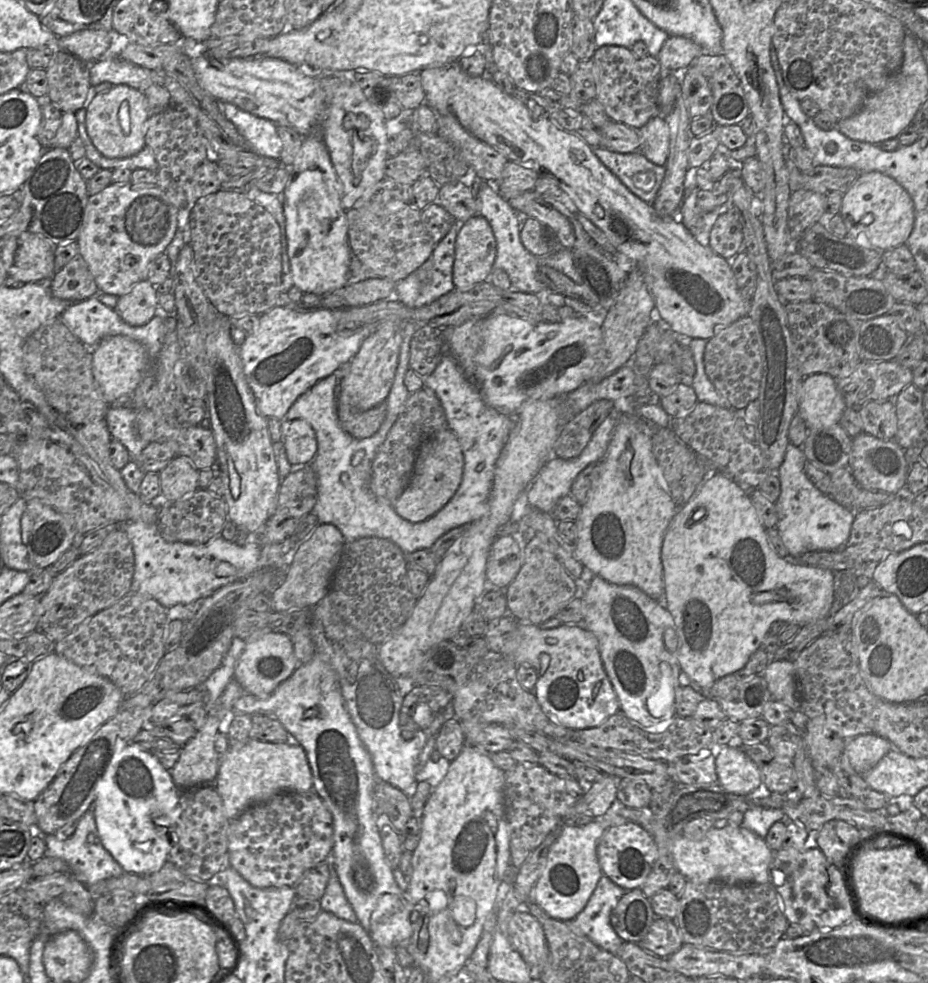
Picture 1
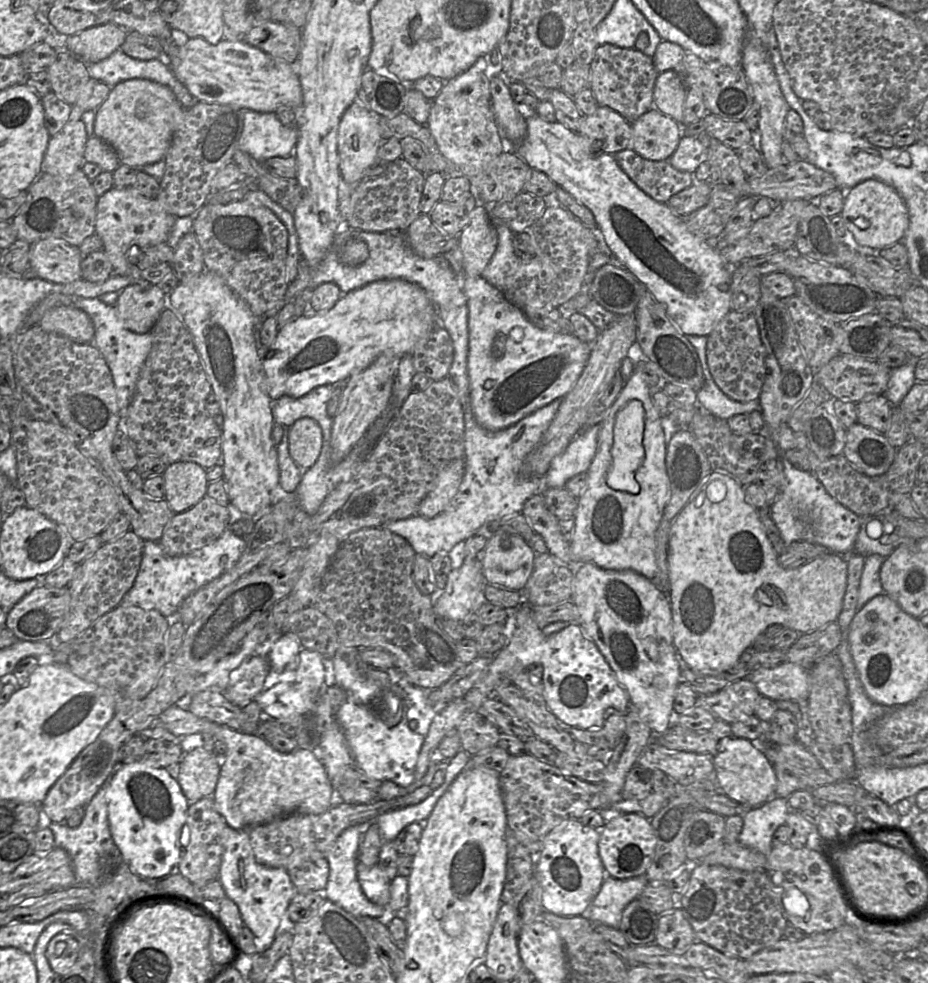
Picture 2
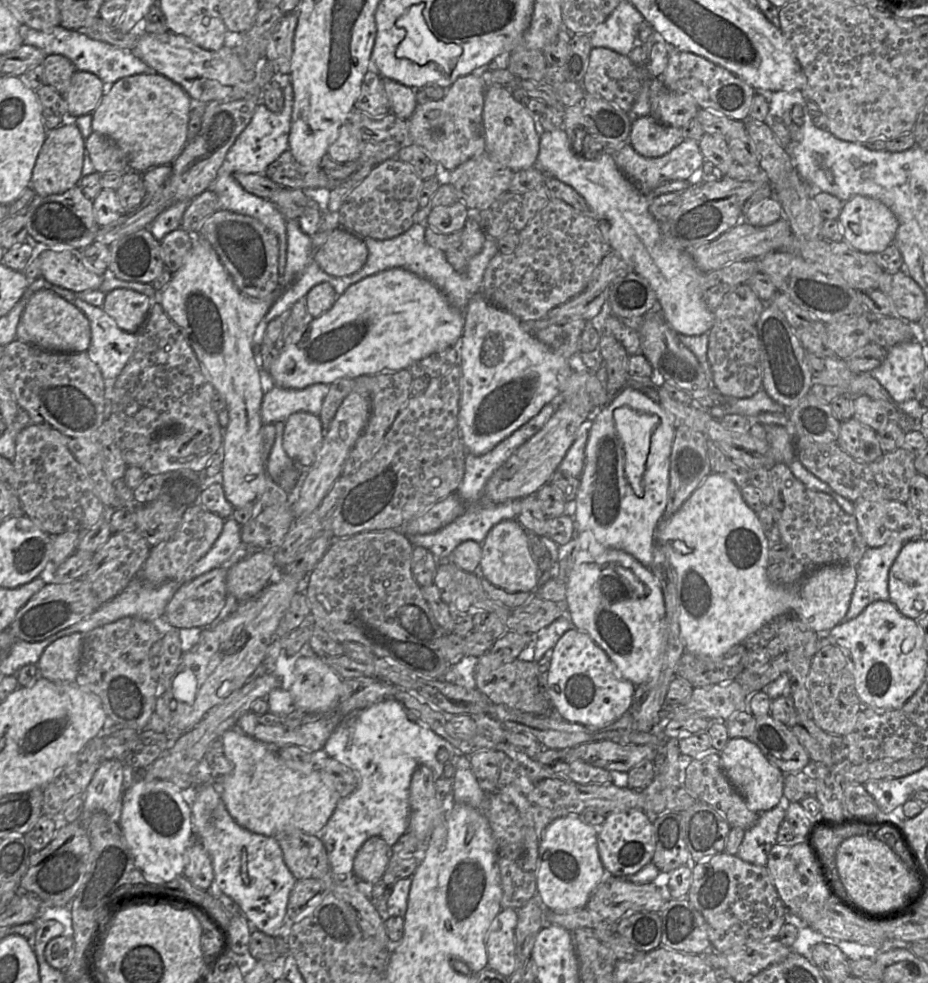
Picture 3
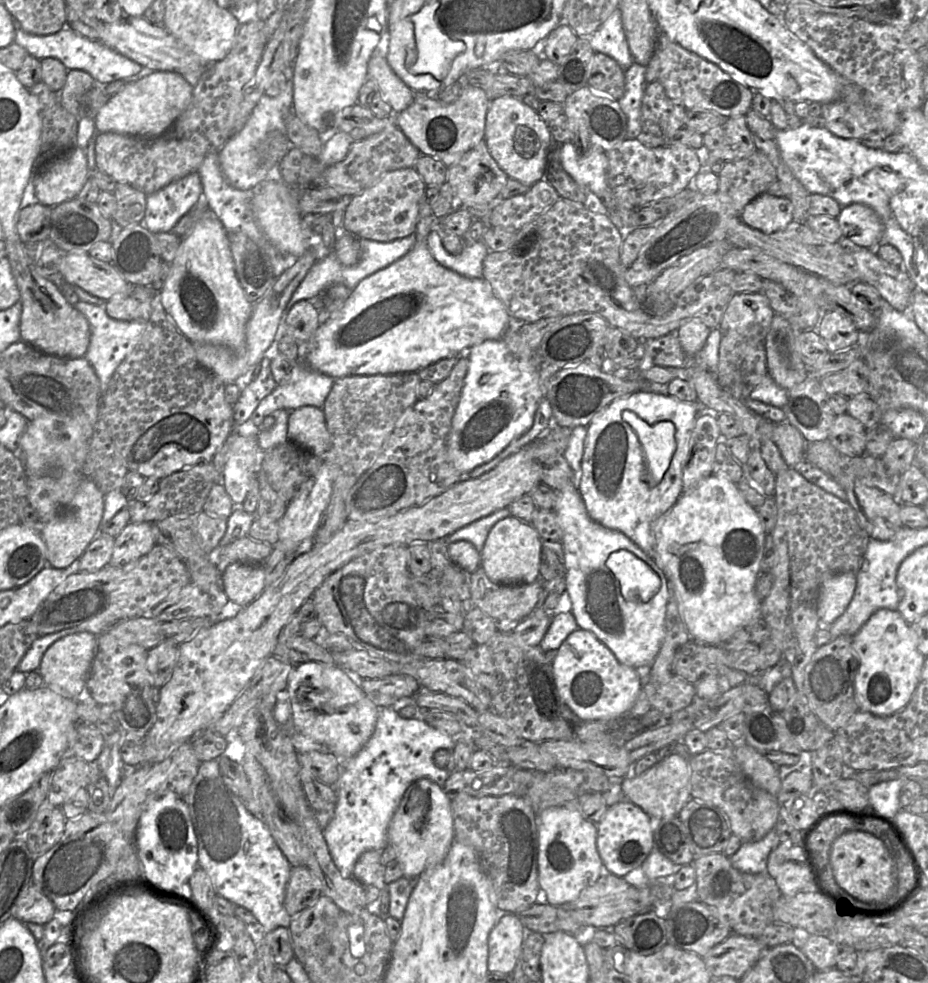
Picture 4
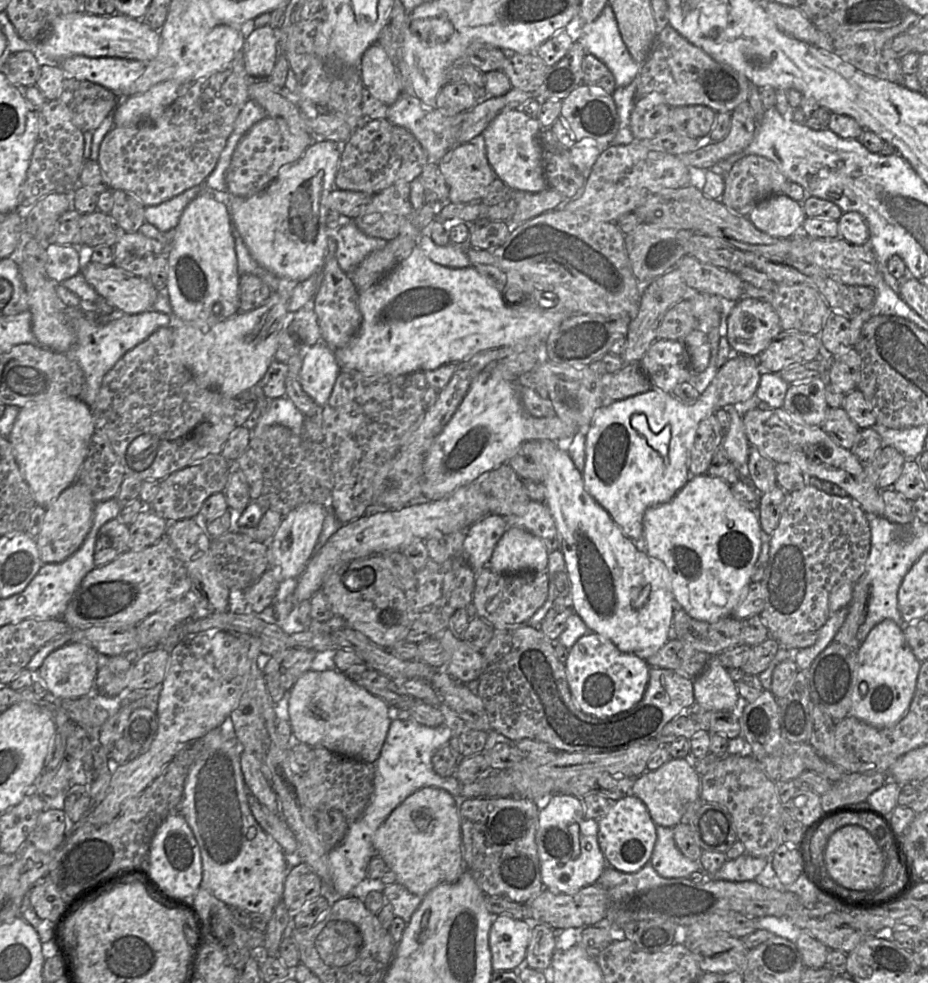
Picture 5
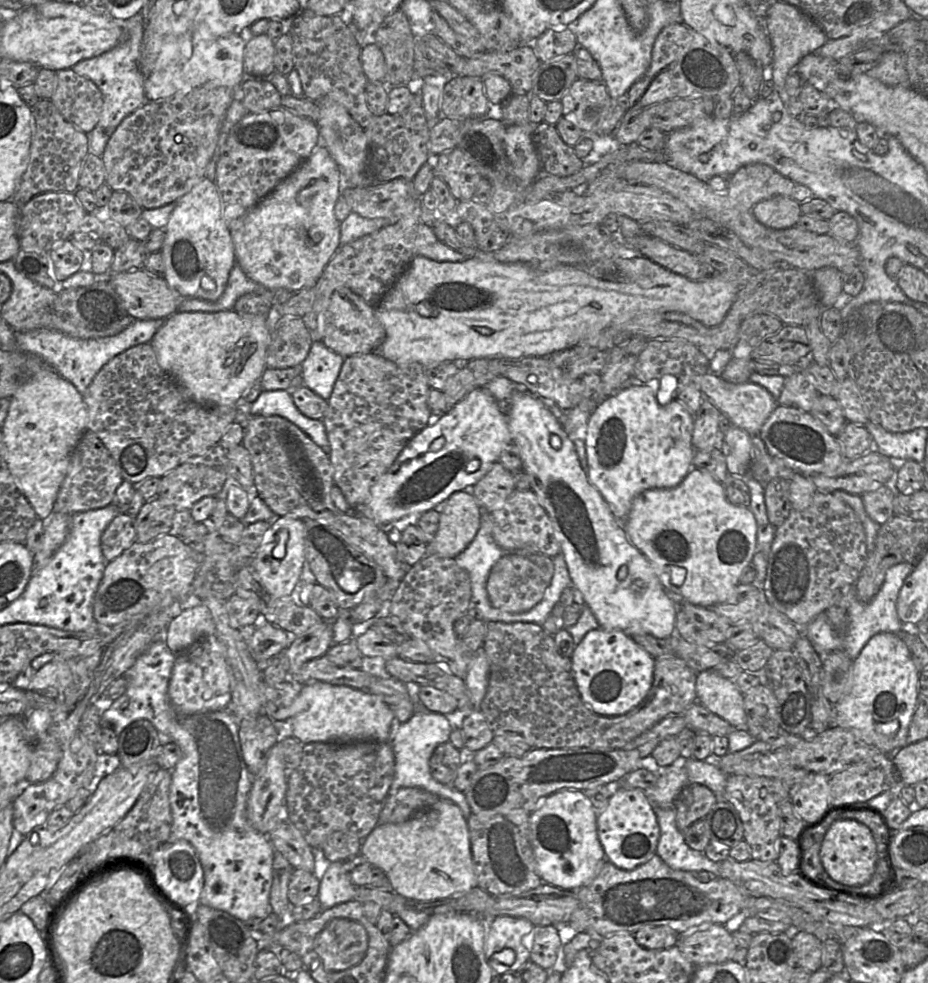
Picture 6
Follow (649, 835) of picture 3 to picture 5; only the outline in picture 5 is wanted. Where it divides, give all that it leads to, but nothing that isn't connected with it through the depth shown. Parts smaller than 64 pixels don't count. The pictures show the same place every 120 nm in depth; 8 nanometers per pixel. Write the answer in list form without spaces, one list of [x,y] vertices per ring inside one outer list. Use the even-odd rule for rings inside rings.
[[[627,795],[613,802],[608,813],[598,821],[598,843],[606,865],[625,872],[640,870],[650,861],[656,839],[656,823],[644,802],[636,795]]]

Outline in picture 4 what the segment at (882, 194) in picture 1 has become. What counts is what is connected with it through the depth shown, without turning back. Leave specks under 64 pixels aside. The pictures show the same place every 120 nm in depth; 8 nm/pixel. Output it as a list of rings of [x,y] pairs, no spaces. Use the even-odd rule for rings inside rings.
[[[853,203],[842,207],[837,216],[843,239],[847,244],[874,249],[880,244],[883,223],[869,206]]]

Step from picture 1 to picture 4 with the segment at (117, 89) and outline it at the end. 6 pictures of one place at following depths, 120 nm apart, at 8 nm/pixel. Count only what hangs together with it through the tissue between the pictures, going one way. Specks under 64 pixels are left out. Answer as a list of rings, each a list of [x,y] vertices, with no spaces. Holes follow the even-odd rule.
[[[154,71],[129,83],[111,96],[94,118],[96,132],[114,132],[141,138],[156,138],[165,134],[185,112],[192,101],[193,87],[179,74]]]

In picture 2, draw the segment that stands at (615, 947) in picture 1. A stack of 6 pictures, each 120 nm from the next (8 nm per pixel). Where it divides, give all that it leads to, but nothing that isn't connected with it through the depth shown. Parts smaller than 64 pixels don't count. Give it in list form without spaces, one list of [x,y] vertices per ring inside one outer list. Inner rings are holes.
[[[646,874],[627,879],[611,876],[603,881],[599,892],[582,916],[591,922],[619,929],[624,908],[641,895],[648,883]]]

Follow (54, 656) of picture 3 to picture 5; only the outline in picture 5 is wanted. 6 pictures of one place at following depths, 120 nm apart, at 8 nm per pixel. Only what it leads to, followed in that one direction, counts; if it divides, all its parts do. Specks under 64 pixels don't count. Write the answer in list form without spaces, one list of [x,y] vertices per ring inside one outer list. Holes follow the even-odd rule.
[[[71,642],[68,643],[58,649],[56,649],[55,651],[51,652],[43,661],[42,665],[40,666],[40,668],[38,669],[37,673],[35,674],[35,678],[40,680],[41,682],[43,682],[45,684],[45,686],[47,687],[48,691],[55,697],[59,698],[59,699],[76,699],[76,698],[81,698],[81,697],[85,697],[89,691],[91,690],[91,688],[94,686],[95,683],[95,679],[96,679],[96,675],[97,675],[97,671],[98,668],[101,664],[101,656],[106,656],[106,655],[100,655],[94,648],[92,648],[91,646],[82,643],[82,642]]]

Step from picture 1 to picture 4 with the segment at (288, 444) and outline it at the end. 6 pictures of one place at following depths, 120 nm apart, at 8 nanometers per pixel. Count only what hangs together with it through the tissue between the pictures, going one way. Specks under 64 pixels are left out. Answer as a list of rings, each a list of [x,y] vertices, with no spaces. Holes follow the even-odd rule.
[[[301,406],[290,411],[287,436],[289,441],[318,457],[330,449],[330,434],[322,408]]]

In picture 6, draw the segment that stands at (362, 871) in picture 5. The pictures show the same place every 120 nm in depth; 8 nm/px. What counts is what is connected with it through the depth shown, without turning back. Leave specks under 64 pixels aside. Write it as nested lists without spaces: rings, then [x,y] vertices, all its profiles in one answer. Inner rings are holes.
[[[419,707],[412,717],[403,723],[394,724],[394,738],[391,742],[395,756],[395,772],[388,795],[394,795],[400,788],[417,787],[437,795],[440,799],[450,800],[461,810],[468,819],[472,814],[465,793],[453,785],[445,785],[436,781],[430,770],[429,761],[433,751],[442,743],[449,741],[452,728],[445,715]],[[344,861],[331,862],[320,881],[317,899],[323,909],[353,900],[356,886],[349,879]]]

